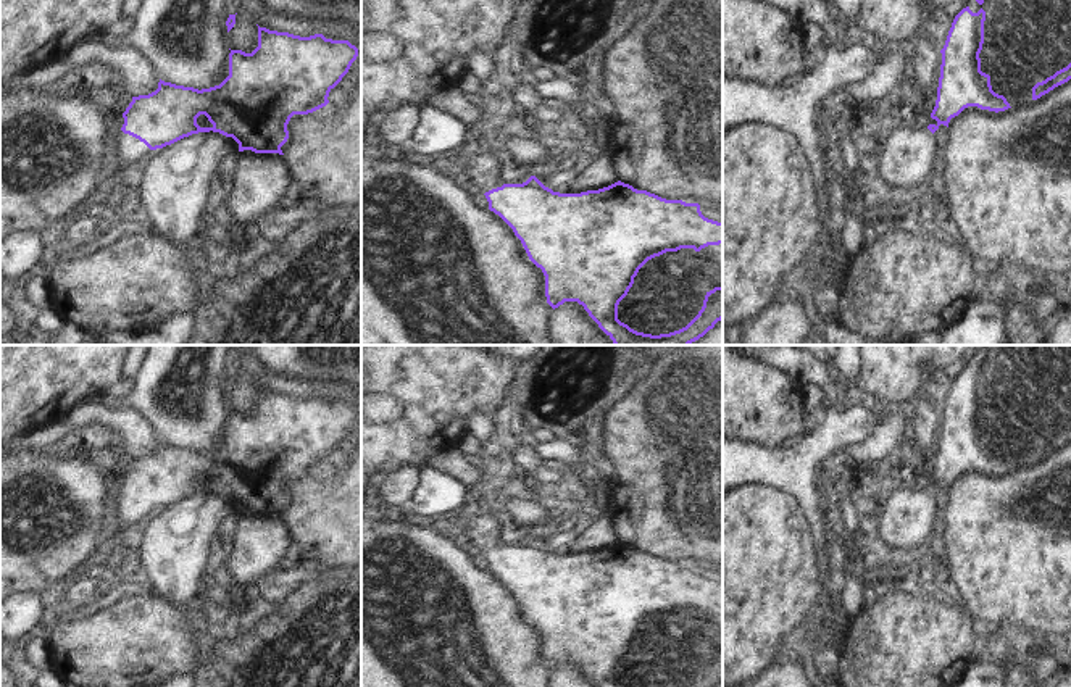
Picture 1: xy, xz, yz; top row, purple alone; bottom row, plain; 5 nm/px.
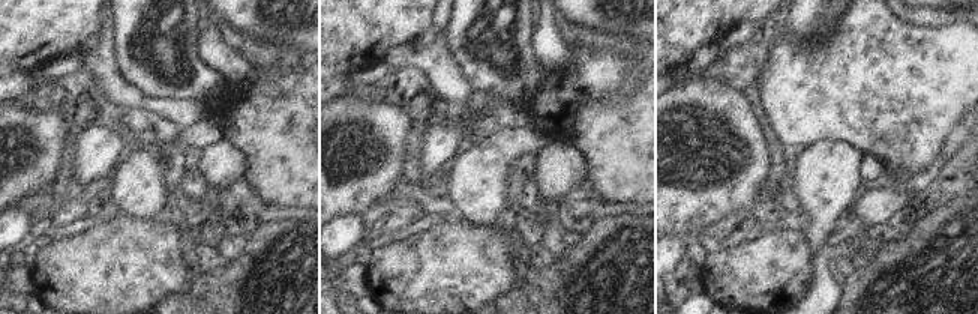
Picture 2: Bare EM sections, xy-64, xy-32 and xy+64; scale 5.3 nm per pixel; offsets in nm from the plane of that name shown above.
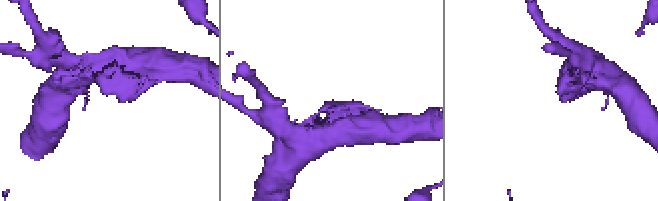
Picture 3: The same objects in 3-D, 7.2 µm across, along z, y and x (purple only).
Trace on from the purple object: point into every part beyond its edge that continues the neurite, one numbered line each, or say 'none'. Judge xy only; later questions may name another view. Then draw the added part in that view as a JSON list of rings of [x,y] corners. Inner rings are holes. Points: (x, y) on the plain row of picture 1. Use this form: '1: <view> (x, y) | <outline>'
1: xy (131, 513) | [[[121,495],[118,500],[118,519],[119,519],[119,531],[123,531],[129,537],[135,537],[140,527],[145,524],[150,510],[140,503],[139,500]]]

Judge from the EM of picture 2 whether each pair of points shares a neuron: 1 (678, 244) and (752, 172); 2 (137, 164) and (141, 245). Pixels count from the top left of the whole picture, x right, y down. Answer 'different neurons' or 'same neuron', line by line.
1: different neurons
2: different neurons

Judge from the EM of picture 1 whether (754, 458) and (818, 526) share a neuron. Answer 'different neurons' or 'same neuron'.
same neuron

